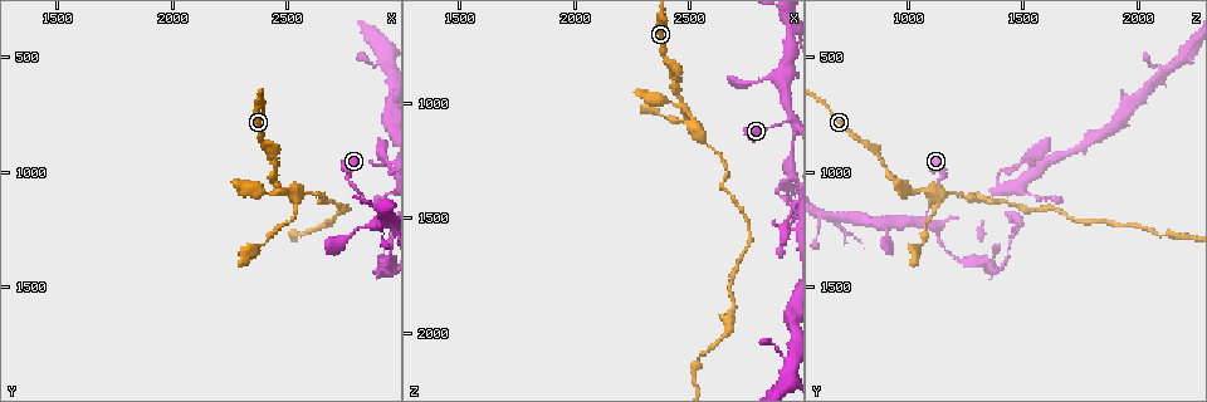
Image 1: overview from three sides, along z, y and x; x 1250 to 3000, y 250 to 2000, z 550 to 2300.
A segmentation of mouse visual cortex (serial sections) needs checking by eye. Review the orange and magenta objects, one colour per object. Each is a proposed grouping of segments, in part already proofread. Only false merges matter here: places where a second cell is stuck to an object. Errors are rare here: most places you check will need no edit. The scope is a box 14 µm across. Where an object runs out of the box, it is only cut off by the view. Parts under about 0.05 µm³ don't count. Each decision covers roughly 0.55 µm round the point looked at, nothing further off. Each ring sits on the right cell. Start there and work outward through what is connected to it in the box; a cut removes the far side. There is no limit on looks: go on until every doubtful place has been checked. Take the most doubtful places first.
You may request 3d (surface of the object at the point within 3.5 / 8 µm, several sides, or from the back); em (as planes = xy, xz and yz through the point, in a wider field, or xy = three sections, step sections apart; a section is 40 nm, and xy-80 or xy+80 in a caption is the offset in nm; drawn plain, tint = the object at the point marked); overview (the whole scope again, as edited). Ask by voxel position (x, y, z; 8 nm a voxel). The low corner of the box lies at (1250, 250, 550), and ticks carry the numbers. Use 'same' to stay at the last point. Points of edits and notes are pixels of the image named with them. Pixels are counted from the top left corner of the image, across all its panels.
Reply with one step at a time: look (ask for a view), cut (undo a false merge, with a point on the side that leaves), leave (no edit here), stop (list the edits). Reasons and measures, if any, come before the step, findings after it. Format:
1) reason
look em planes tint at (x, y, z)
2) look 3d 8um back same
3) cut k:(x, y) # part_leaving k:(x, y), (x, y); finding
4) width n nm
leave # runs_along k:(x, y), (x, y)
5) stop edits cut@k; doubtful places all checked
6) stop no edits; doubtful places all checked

three arms meet
look 3d 8um at (2920, 1200, 1070)

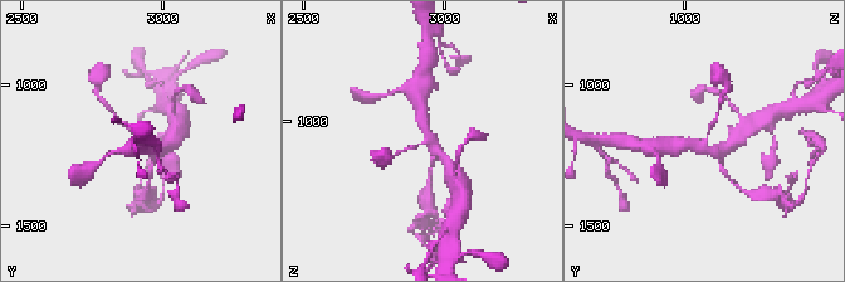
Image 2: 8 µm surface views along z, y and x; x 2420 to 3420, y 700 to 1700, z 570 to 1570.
zoom in
look 3d 3.5um at (2920, 1190, 1080)

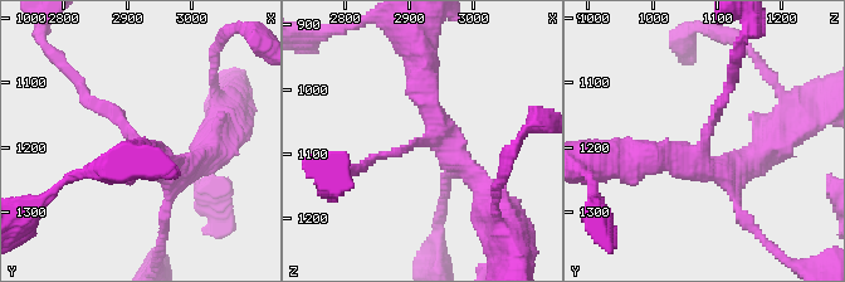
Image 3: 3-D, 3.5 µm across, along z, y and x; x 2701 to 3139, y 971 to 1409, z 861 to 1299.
shape alone is not enough
look em planes tint at (2920, 1200, 1080)

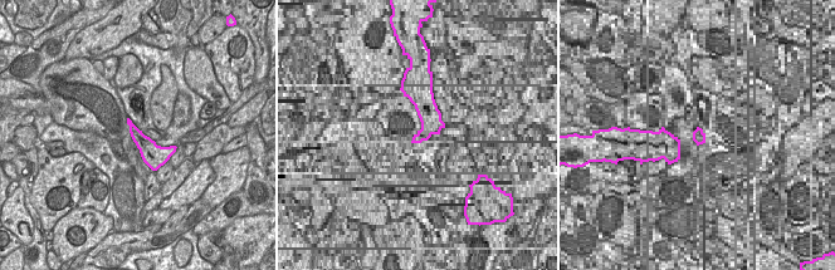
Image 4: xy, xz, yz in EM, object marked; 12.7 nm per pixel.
arm_widths 150, 150, 350 nm
leave # all the same cell

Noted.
sharp bend
look 3d 8um at (2910, 1430, 1400)

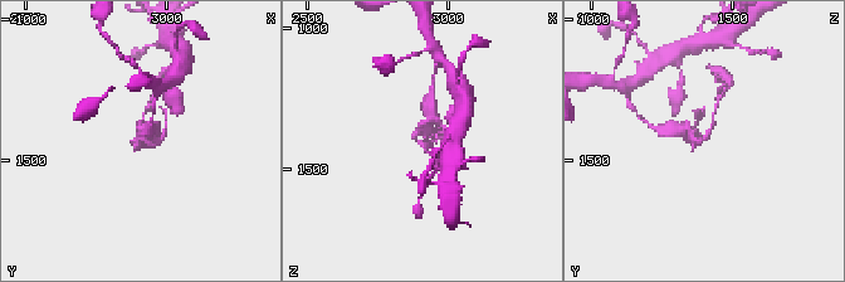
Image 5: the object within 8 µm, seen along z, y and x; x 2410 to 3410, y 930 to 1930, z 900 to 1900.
look 3d 3.5um at (2920, 1420, 1390)

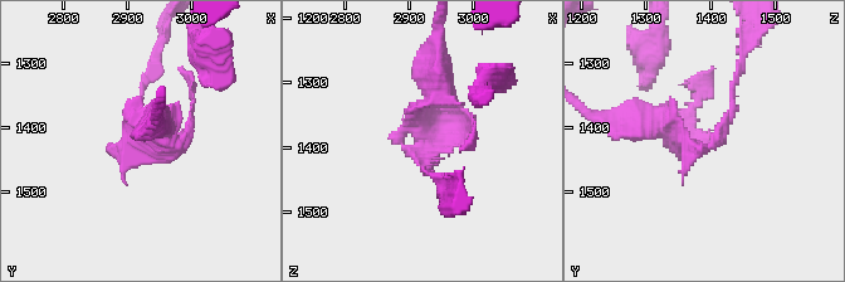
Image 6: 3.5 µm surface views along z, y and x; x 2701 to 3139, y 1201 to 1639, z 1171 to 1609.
need the tissue
look em planes tint at (2910, 1420, 1400)

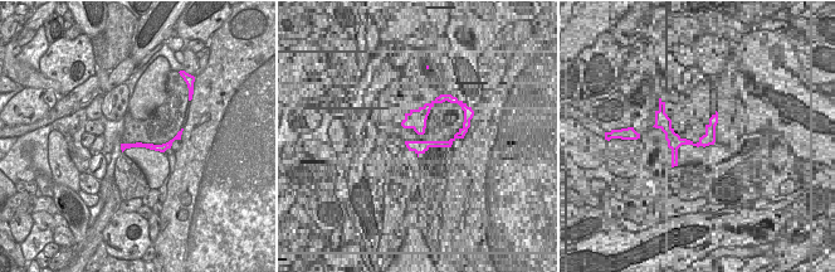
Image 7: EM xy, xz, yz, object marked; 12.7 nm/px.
cut 6:(416, 150) # a second cell is stuck on

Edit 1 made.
a fork
look 3d 3.5um at (2470, 1070, 1000)

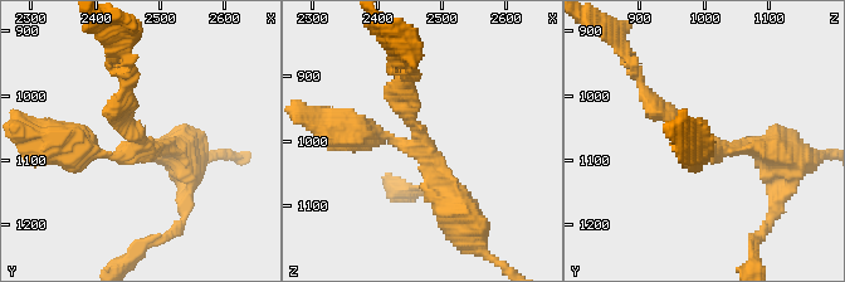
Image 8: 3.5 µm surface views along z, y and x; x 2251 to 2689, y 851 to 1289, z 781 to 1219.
look em xy step 5 tint at (2470, 1065, 1000)

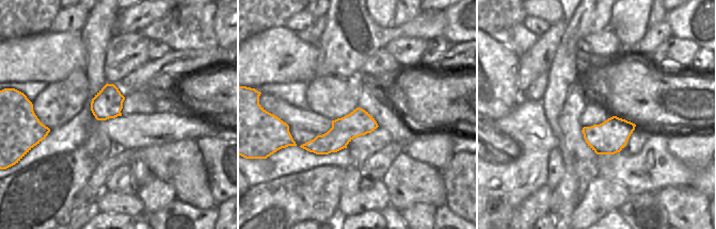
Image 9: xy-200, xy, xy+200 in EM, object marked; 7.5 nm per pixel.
width 190 nm
leave # runs_along 9:(374, 124), (305, 146); continuous, no second cell

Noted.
branch point
look 3d 3.5um at (2530, 1100, 1130)

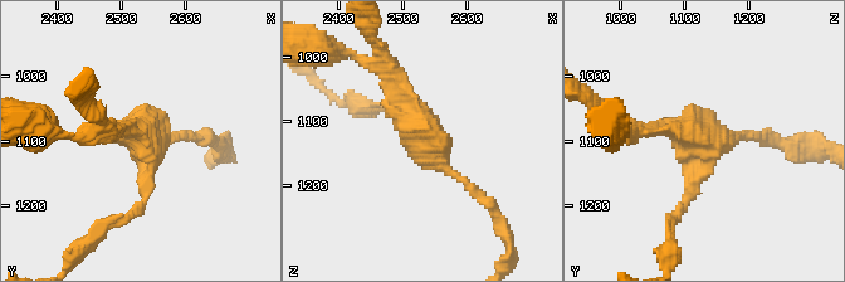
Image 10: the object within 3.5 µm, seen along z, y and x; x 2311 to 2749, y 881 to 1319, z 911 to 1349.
arms 3; arm_widths 150, 200, 200 nm
look em xy step 2 tint at (2540, 1095, 1125)

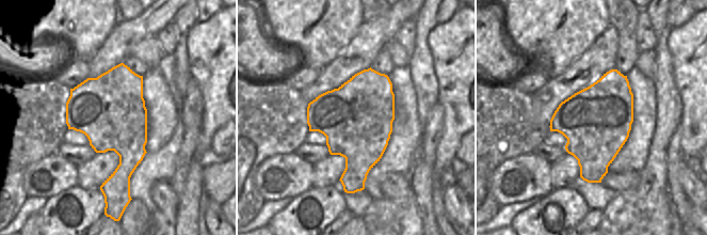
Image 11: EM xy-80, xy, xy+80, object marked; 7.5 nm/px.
leave # runs_along 10:(387, 68), (438, 161), (488, 203); continuous, no second cell

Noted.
stop edits cut@6; doubtful places all checked

